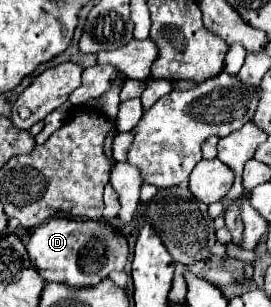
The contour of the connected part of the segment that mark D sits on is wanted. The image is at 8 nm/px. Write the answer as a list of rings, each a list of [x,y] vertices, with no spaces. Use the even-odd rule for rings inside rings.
[[[51,218],[41,224],[27,242],[31,262],[45,282],[59,282],[73,288],[95,286],[113,270],[123,270],[129,256],[125,238],[105,222]]]

